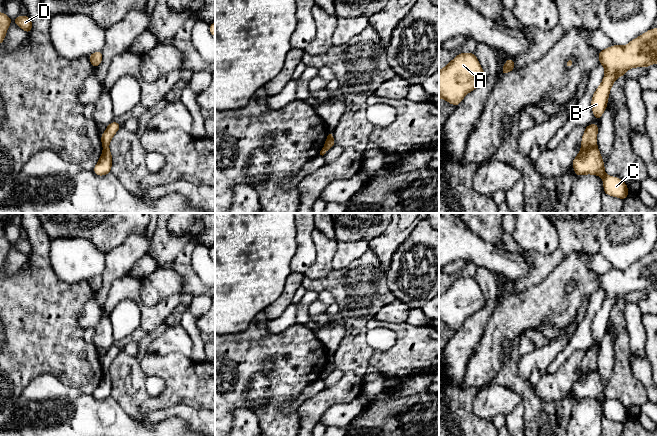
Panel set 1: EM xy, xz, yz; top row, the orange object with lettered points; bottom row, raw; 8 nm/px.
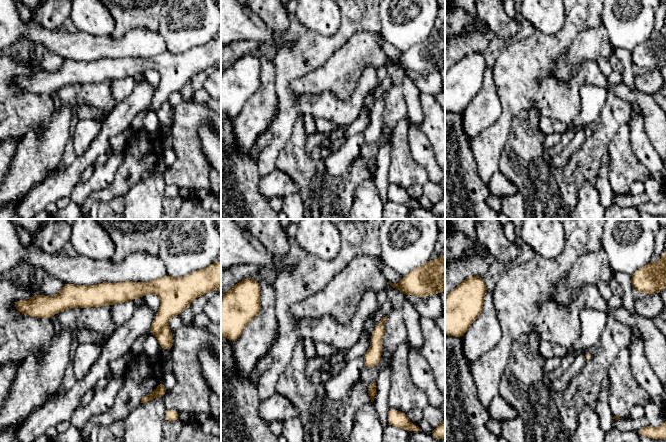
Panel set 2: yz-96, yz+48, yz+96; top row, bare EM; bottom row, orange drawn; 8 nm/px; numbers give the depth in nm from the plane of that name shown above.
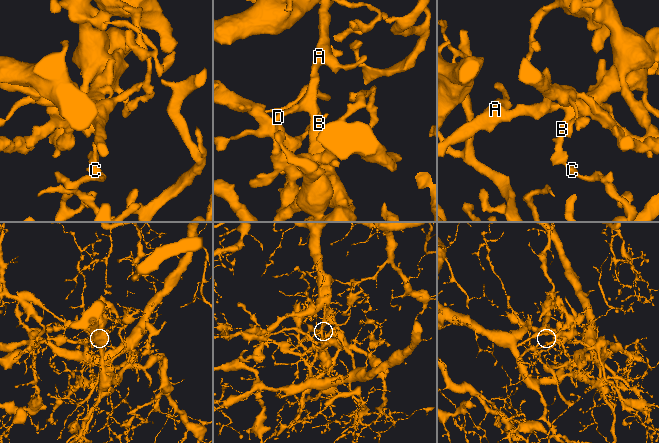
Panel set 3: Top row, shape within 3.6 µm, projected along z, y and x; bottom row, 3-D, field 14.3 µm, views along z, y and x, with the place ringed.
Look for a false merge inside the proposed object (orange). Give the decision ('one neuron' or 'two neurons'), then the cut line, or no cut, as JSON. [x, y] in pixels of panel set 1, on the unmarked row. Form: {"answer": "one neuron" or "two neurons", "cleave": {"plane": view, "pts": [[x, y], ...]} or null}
{"answer": "two neurons", "cleave": {"plane": "yz", "pts": [[596, 370], [581, 372]]}}

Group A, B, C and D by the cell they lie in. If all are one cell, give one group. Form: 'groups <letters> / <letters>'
groups A B D / C

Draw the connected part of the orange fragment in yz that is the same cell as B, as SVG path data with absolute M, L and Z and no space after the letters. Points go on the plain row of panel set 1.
M650 253L641 260L633 263L626 270L612 269L611 271L601 274L598 277L599 287L605 292L604 302L593 318L591 331L596 344L600 344L604 337L610 313L615 304L620 300L625 300L625 296L630 292L643 291L647 292L652 287L657 288L657 253Z

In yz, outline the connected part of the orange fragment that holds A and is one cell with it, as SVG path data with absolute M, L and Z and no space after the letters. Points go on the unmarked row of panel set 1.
M460 277L439 295L439 322L458 330L463 322L486 304L475 277Z

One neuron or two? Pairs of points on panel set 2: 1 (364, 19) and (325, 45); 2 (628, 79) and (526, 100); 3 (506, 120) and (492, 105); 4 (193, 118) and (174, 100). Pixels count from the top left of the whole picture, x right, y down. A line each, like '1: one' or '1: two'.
1: one
2: two
3: two
4: two

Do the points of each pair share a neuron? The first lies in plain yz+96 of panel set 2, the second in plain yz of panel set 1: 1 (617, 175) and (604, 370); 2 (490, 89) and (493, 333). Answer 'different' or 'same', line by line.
1: different
2: different

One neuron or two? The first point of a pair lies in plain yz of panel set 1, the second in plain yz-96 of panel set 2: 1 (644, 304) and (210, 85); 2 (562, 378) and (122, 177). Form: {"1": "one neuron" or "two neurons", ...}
{"1": "one neuron", "2": "two neurons"}

